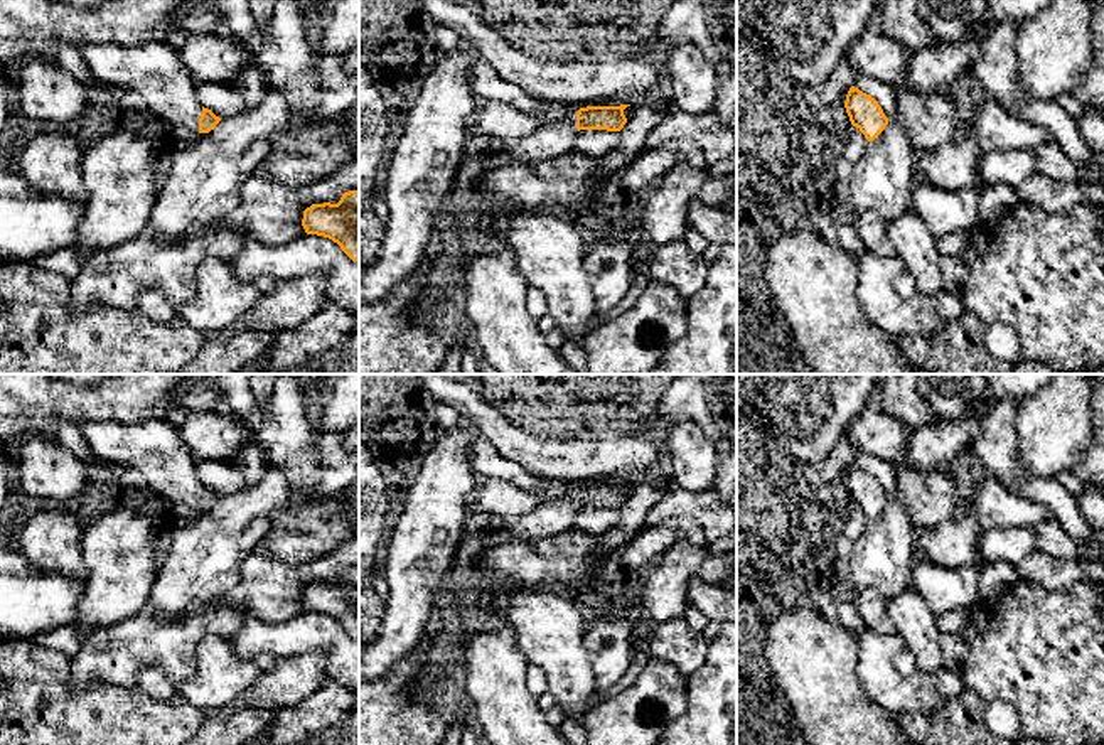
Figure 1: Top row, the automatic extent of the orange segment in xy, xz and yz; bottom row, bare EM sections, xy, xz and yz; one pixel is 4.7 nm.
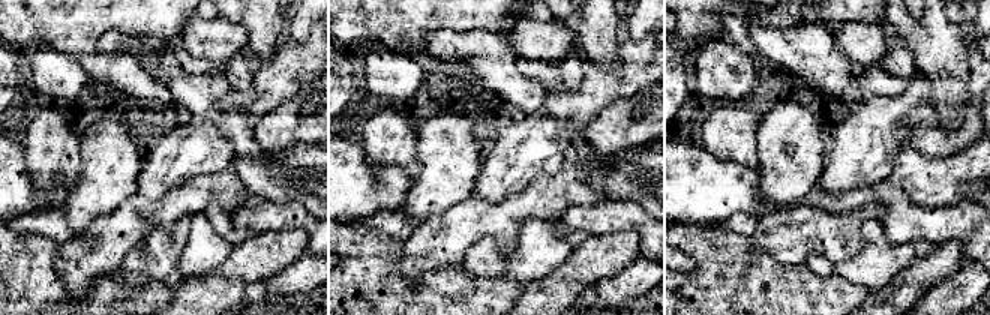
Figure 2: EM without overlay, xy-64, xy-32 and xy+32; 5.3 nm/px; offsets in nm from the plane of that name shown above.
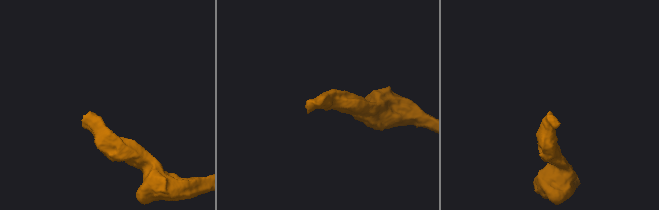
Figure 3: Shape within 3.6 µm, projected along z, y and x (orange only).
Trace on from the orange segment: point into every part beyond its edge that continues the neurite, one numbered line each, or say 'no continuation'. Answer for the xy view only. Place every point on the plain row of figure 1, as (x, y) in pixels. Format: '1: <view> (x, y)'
1: xy (152, 449)

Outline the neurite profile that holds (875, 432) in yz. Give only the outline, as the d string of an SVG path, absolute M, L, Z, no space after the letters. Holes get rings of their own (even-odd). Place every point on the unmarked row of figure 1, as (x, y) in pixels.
M866 408L849 425L846 442L870 455L900 465L907 455L908 430L883 410Z

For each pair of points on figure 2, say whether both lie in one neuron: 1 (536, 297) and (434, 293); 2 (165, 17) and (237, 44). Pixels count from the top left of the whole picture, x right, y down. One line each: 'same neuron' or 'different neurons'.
1: different neurons
2: different neurons

